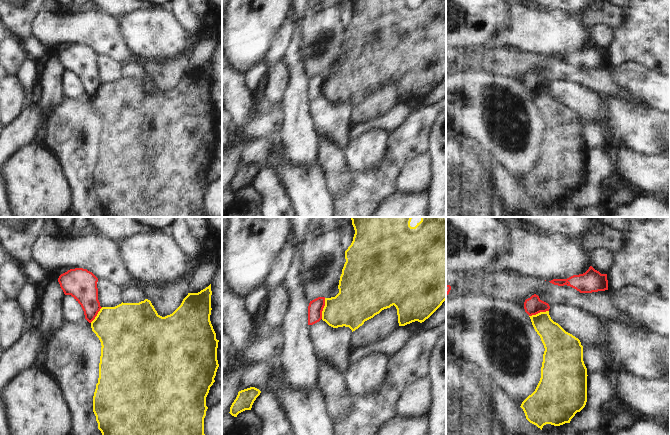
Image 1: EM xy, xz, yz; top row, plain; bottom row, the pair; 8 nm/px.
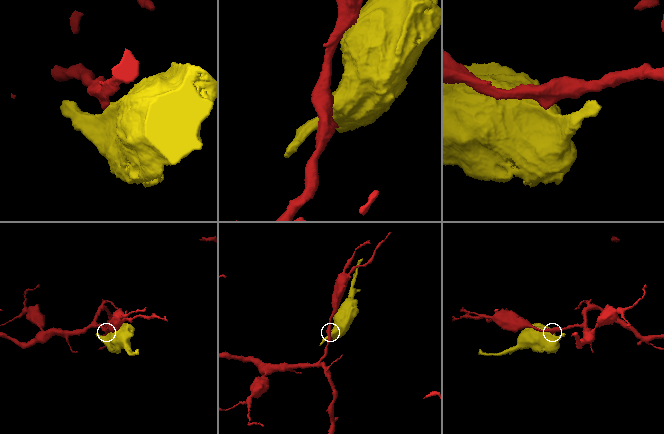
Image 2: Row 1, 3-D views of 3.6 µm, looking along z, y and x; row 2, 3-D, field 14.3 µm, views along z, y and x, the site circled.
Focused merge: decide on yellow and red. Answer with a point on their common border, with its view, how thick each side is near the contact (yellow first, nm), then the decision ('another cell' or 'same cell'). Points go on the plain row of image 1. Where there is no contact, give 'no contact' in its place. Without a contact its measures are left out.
meets yellow in xz at (323, 84); 320 nm thick on the yellow side, 120 nm on the other; another cell

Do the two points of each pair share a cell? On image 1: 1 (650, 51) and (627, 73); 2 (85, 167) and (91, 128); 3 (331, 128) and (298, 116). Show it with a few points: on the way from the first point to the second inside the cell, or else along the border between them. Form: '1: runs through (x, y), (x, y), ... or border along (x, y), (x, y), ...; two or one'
1: border along (614, 68), (624, 63), (640, 63), (659, 72); two
2: runs through (85, 157), (85, 146), (88, 143), (88, 138); one
3: border along (307, 101), (309, 115), (317, 134); two

